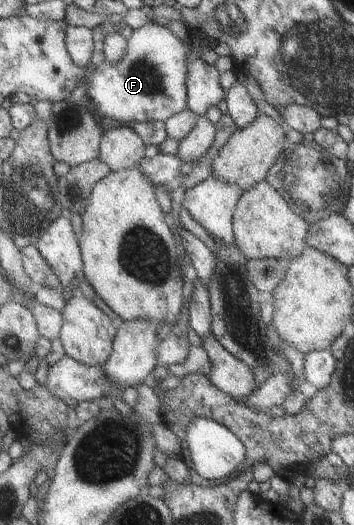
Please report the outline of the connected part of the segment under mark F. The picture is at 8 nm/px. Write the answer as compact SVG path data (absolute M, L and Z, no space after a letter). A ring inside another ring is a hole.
M151 21L135 28L127 38L126 50L122 58L114 64L107 63L105 59L98 64L95 72L90 74L84 97L90 102L92 109L97 109L99 114L116 120L118 124L130 125L134 123L150 123L155 120L165 121L173 114L185 108L186 103L186 73L187 60L192 56L190 44L176 37L167 28Z

